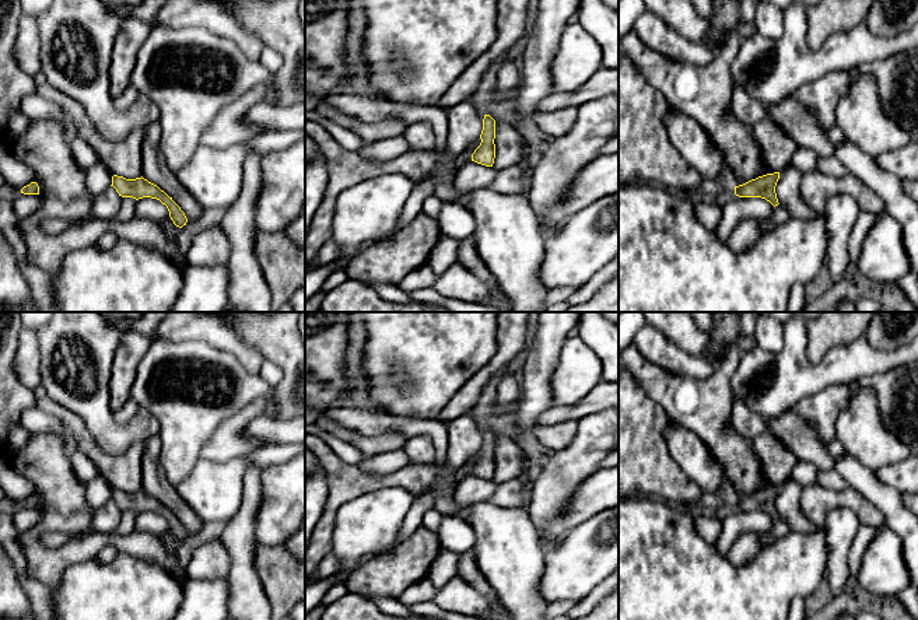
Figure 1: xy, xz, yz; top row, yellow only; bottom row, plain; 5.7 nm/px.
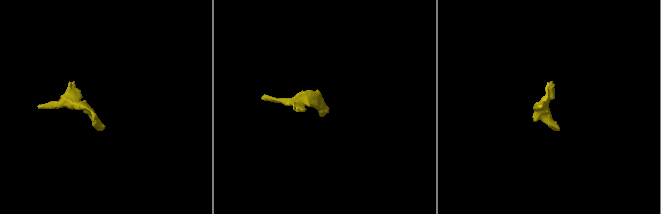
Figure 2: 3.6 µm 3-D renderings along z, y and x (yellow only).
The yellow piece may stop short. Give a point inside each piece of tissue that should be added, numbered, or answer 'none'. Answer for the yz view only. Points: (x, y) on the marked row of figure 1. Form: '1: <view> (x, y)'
none

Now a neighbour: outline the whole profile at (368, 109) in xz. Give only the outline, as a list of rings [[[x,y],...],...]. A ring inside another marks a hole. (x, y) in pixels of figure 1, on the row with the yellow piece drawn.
[[[344,91],[326,98],[326,102],[341,113],[367,123],[386,119],[402,120],[406,126],[418,122],[431,125],[435,134],[434,151],[441,154],[446,148],[449,119],[446,111],[437,105],[418,106],[369,98],[358,91]]]

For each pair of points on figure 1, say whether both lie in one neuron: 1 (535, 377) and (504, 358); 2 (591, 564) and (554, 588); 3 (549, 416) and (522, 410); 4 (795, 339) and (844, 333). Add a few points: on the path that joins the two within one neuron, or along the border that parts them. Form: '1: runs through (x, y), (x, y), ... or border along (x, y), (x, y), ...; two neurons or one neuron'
1: border along (529, 343), (524, 357); two neurons
2: runs through (582, 564), (578, 564), (563, 580); one neuron
3: border along (554, 405), (539, 419), (536, 426); two neurons
4: border along (805, 326), (806, 358), (815, 365); two neurons

